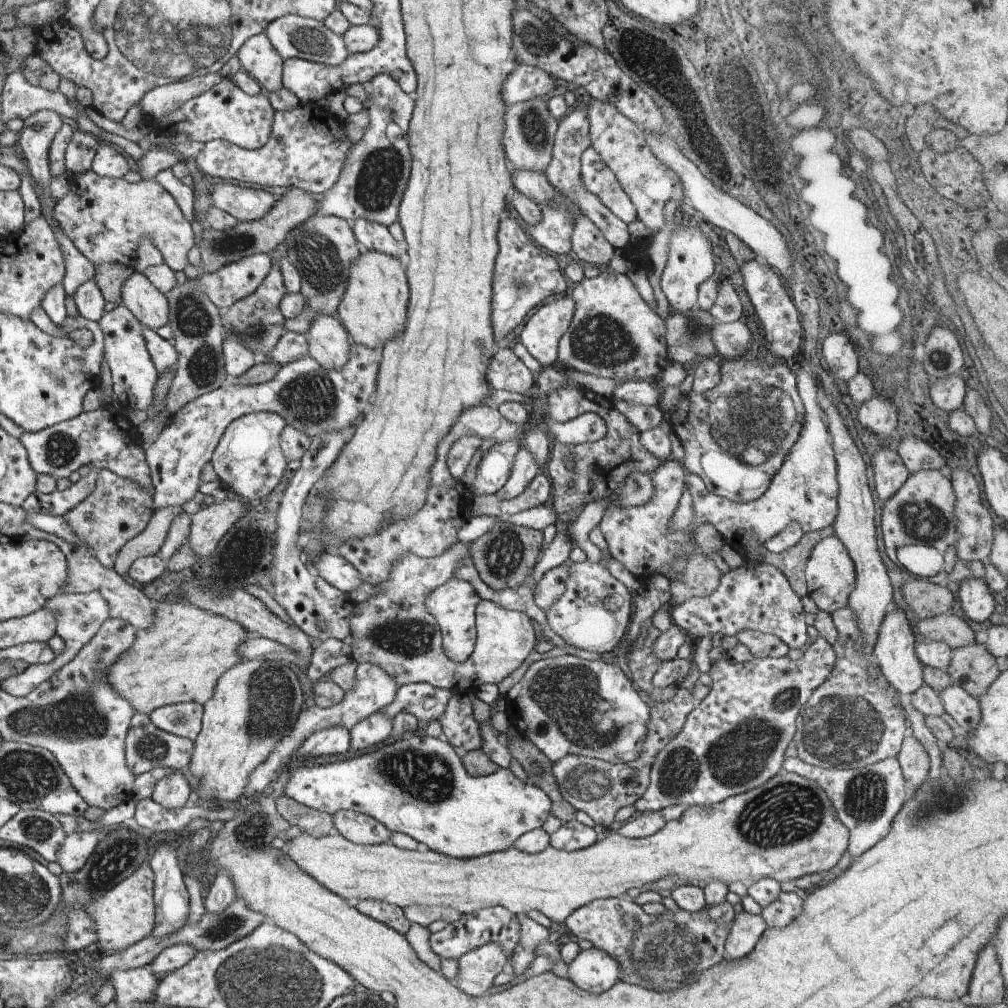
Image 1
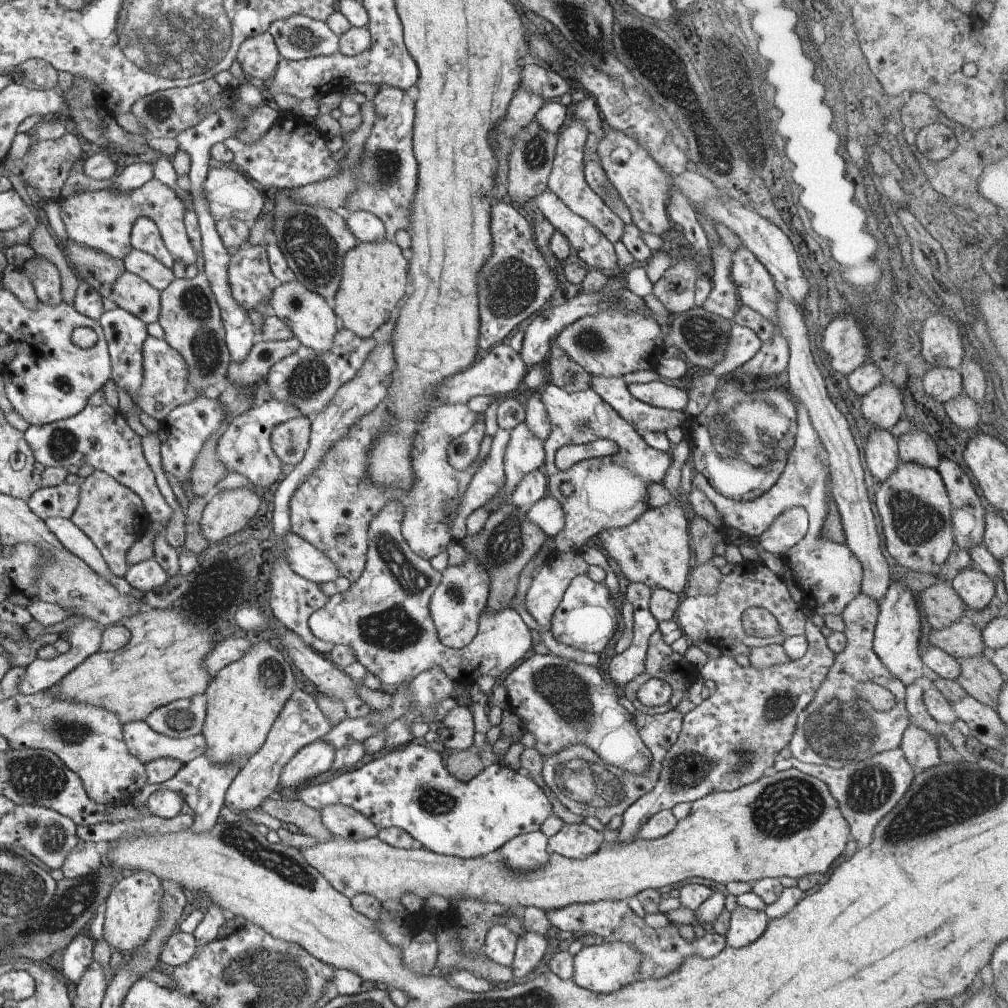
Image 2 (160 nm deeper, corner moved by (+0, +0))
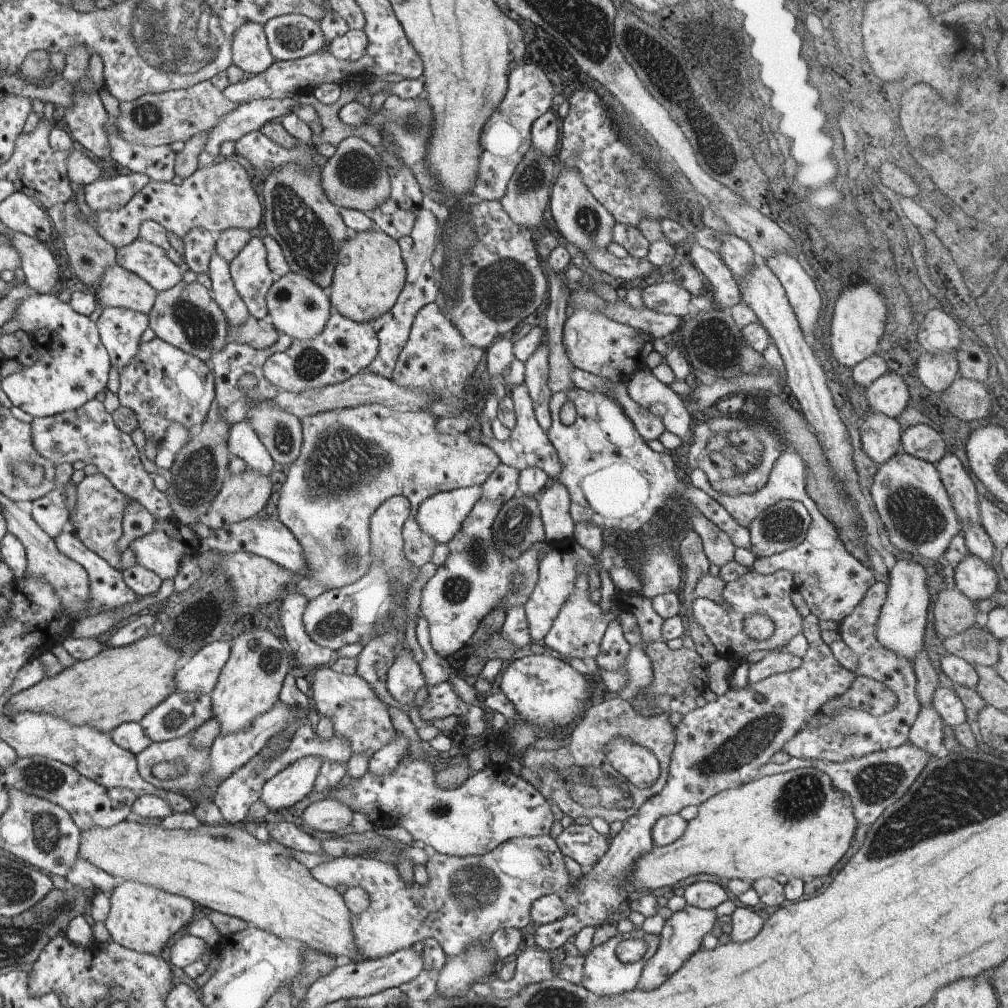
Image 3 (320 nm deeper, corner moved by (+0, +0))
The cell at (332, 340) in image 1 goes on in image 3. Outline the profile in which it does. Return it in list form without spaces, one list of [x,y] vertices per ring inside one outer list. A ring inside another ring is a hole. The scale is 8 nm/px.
[[[292,272],[275,280],[269,288],[266,304],[269,307],[267,318],[276,330],[298,340],[313,339],[322,333],[332,310],[331,298],[321,286]]]

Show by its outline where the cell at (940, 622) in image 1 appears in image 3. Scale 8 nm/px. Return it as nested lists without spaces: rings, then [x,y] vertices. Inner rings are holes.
[[[970,627],[962,634],[942,641],[948,654],[963,658],[973,665],[994,668],[1001,658],[1000,641],[986,628]]]

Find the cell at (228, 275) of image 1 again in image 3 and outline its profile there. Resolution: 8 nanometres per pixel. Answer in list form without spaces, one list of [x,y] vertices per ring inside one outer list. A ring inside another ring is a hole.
[[[252,237],[240,249],[229,264],[229,273],[249,316],[266,319],[269,314],[266,298],[277,277],[269,267],[267,248],[261,238]]]

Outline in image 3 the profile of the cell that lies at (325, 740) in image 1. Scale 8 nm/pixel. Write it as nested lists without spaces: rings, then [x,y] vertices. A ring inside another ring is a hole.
[[[302,757],[262,785],[259,800],[271,811],[290,808],[313,790],[323,760]]]

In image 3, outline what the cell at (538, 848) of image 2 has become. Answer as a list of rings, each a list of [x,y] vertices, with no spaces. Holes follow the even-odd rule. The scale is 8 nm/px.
[[[550,835],[513,838],[503,842],[502,844],[499,844],[494,850],[491,850],[484,856],[467,856],[462,858],[450,856],[433,850],[429,851],[428,858],[429,859],[425,864],[426,872],[428,874],[428,882],[422,886],[415,881],[406,882],[406,880],[400,876],[400,872],[398,871],[396,864],[389,863],[388,861],[381,861],[376,857],[353,857],[352,855],[344,854],[341,857],[333,857],[325,863],[316,865],[313,869],[310,870],[312,876],[318,880],[318,882],[325,884],[326,886],[336,888],[338,884],[342,884],[342,886],[348,886],[348,888],[363,888],[368,893],[370,899],[369,907],[366,908],[366,910],[359,912],[357,915],[351,916],[351,929],[353,932],[355,947],[359,952],[359,956],[364,961],[373,961],[379,958],[390,956],[400,949],[407,949],[408,947],[411,947],[414,942],[420,942],[420,940],[423,941],[425,938],[435,938],[440,943],[440,946],[444,949],[444,952],[447,954],[447,956],[456,956],[457,954],[460,954],[461,951],[465,951],[465,948],[469,947],[470,943],[486,944],[486,942],[490,942],[491,936],[497,930],[507,928],[517,928],[520,930],[528,926],[528,924],[531,924],[532,922],[531,906],[536,899],[539,899],[544,895],[558,892],[558,890],[562,890],[564,886],[571,884],[571,876],[569,875],[567,866],[565,865],[565,856],[558,848],[555,839],[550,837]]]

